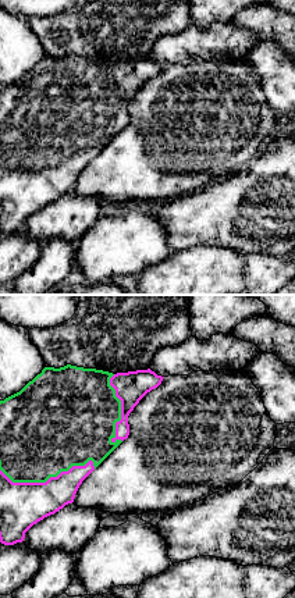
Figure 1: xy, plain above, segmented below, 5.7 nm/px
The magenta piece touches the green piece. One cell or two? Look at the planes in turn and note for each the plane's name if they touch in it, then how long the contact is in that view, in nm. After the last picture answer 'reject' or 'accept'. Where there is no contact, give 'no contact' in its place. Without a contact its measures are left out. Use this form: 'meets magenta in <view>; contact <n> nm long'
meets magenta in xy; contact 550 nm long

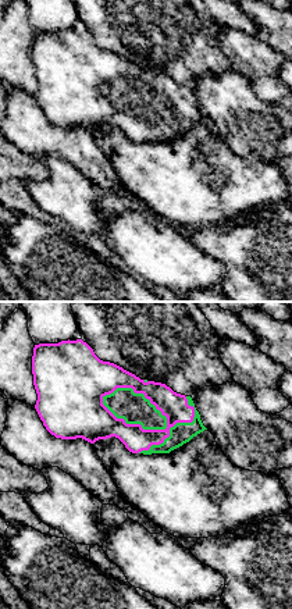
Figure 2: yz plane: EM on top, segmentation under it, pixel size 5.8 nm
meets magenta in yz; contact 550 nm long

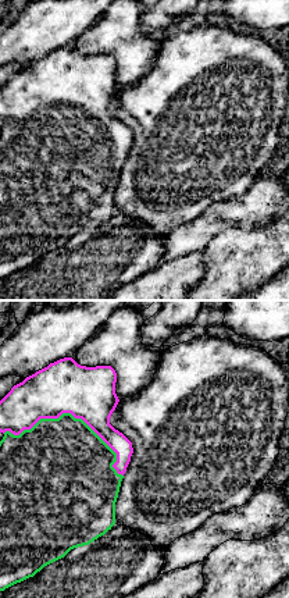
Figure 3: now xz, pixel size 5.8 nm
meets magenta in xz; contact 750 nm long

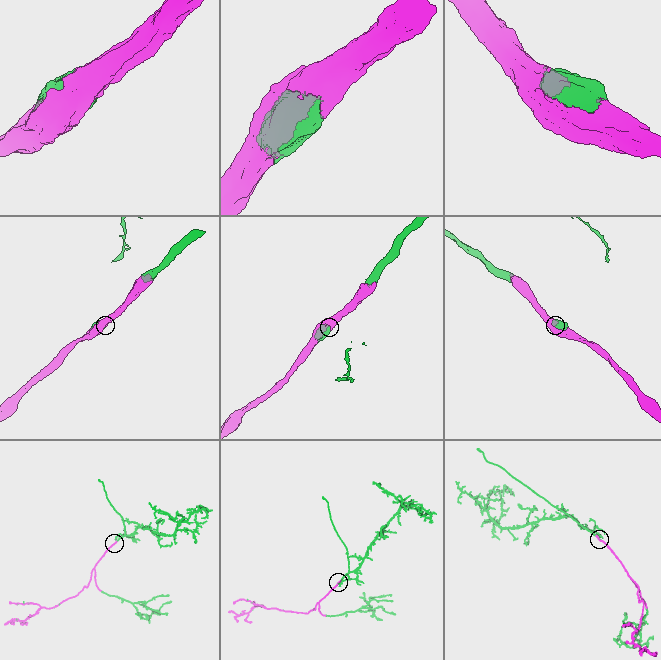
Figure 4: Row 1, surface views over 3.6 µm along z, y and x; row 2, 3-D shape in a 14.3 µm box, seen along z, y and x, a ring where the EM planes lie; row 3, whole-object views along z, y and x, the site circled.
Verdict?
accept

